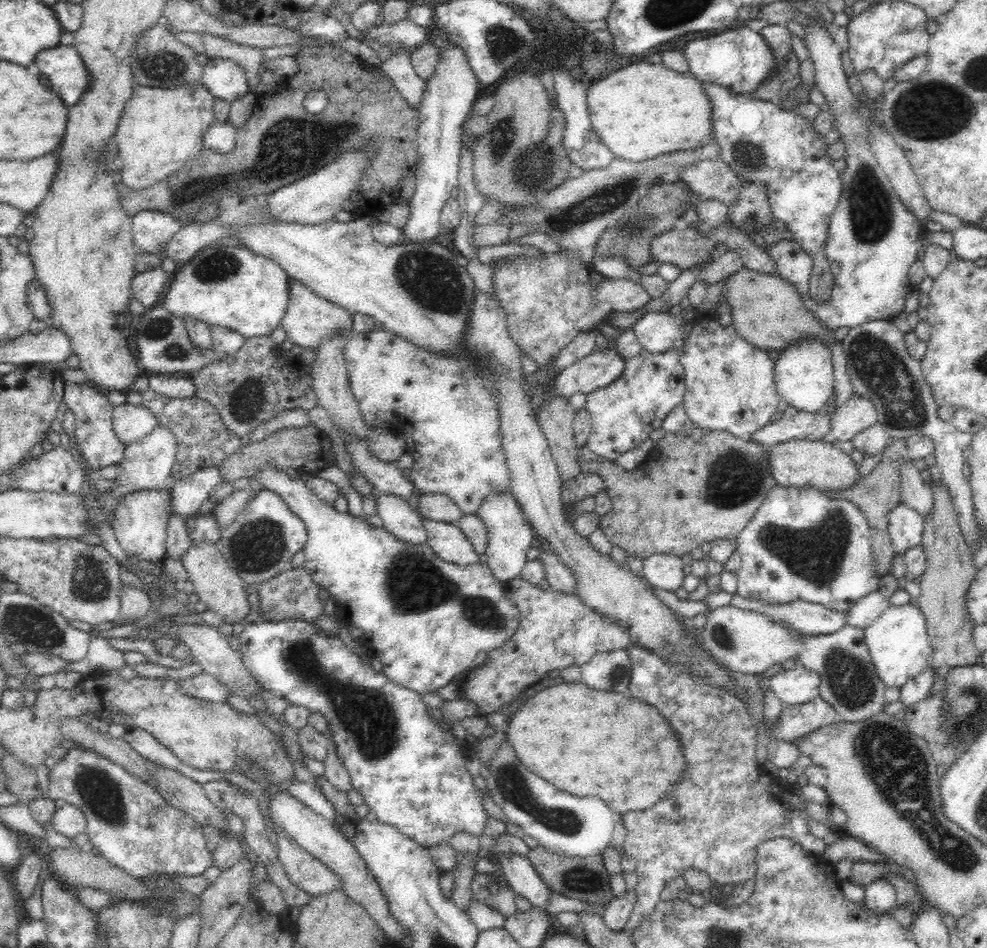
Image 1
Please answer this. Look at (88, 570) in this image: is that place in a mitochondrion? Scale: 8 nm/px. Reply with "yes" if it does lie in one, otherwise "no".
yes

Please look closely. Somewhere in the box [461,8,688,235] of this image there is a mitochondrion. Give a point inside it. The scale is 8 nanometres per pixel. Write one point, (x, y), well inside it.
(503, 43)

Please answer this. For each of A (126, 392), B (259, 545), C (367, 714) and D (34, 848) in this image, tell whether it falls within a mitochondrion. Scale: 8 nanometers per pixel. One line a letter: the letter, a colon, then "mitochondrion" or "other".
A: other
B: mitochondrion
C: mitochondrion
D: other

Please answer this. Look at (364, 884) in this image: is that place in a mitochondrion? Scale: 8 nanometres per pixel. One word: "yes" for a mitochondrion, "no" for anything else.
no

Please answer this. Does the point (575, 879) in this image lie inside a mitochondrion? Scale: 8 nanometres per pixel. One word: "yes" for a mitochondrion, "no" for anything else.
yes

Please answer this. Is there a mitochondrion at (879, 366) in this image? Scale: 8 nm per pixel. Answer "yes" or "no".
yes

